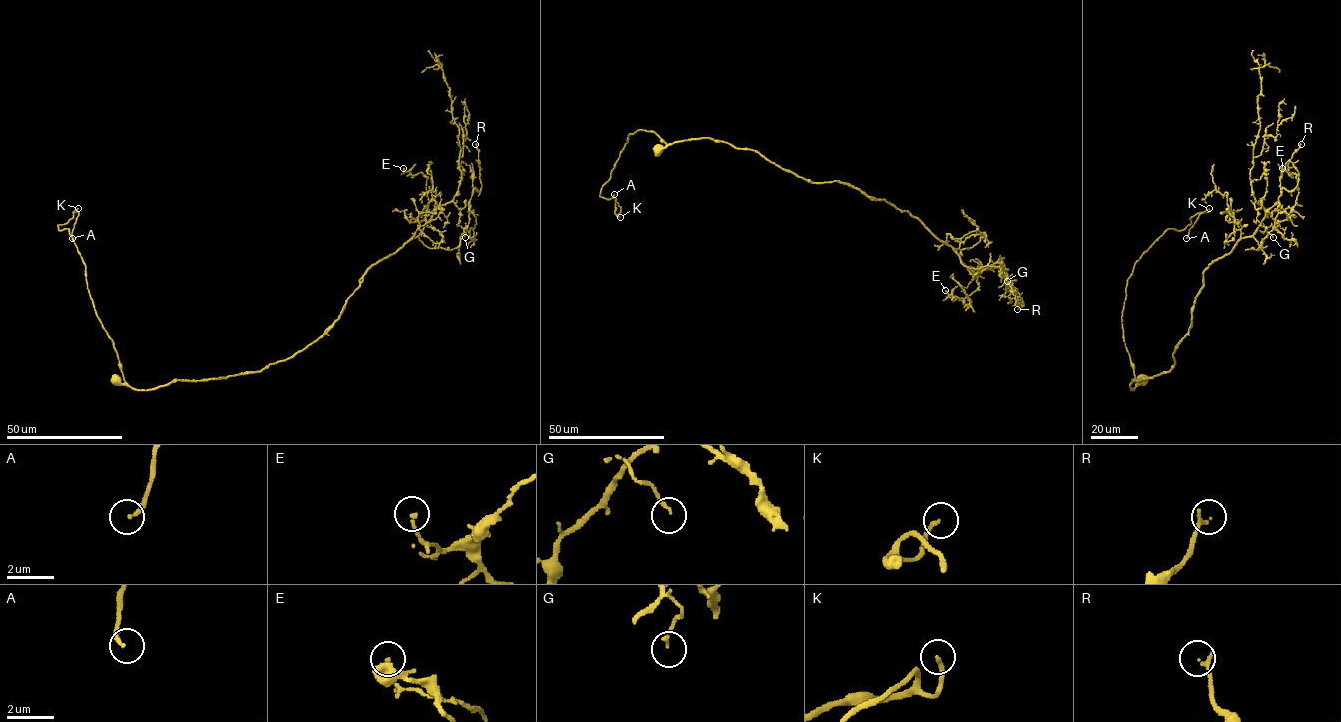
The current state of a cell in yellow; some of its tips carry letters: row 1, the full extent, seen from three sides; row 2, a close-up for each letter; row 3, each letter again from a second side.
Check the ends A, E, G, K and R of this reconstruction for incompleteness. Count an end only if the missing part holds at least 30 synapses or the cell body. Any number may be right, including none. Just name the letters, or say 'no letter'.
A, K

